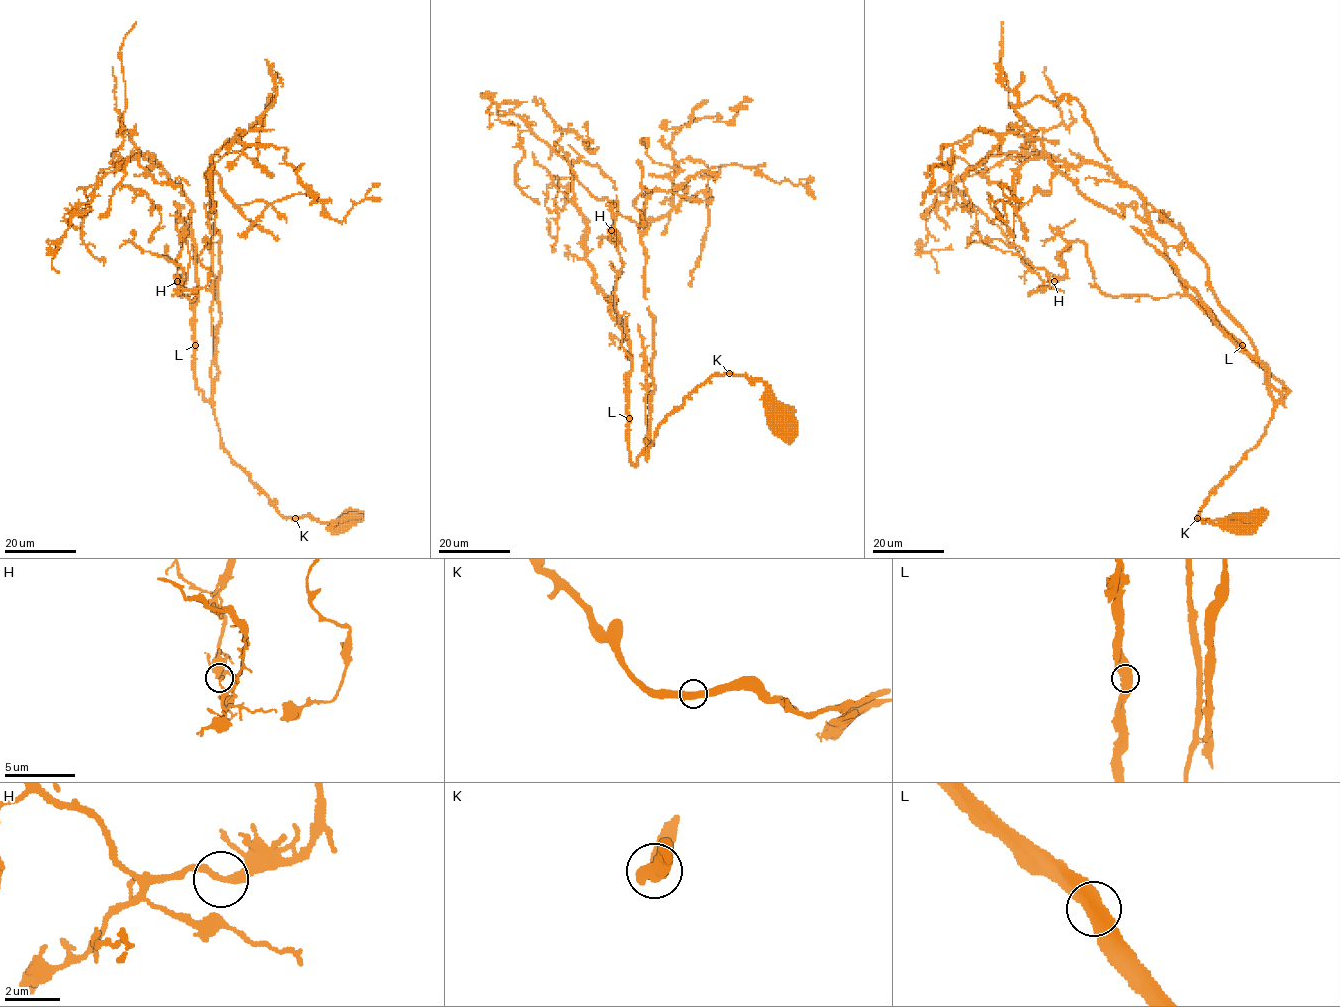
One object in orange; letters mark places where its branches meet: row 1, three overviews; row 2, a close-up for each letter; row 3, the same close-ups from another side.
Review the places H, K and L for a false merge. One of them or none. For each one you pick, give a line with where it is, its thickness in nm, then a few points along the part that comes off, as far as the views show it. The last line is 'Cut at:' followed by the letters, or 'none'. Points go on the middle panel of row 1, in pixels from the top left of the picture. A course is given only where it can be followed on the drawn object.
Cut at: none

